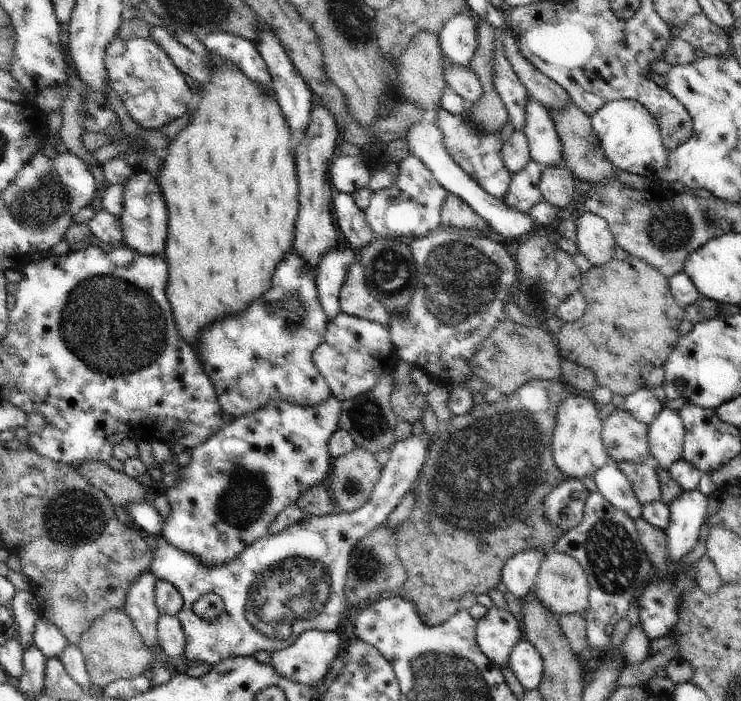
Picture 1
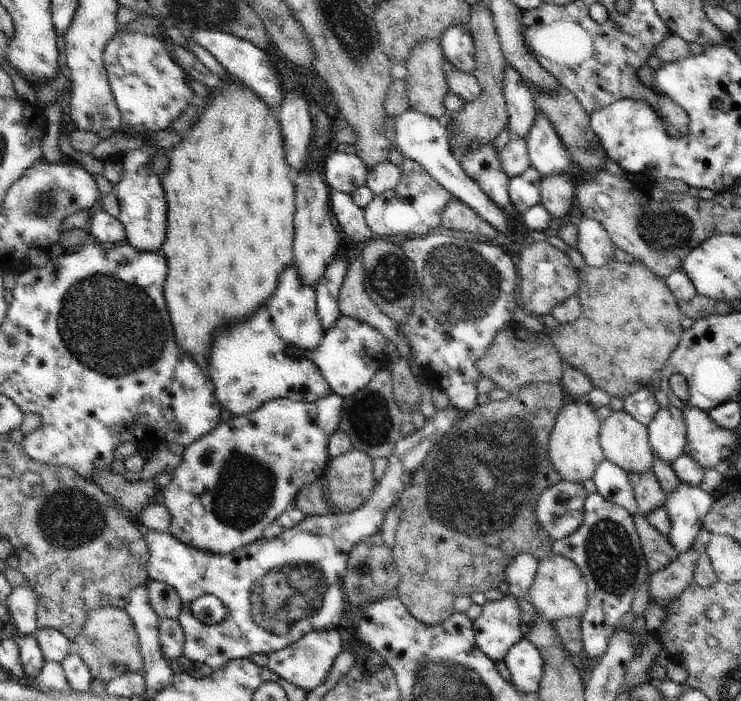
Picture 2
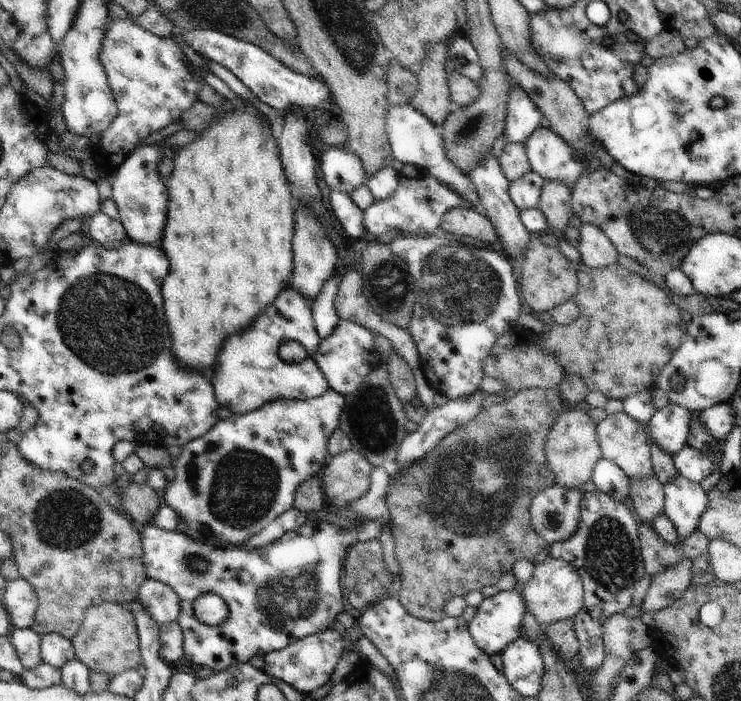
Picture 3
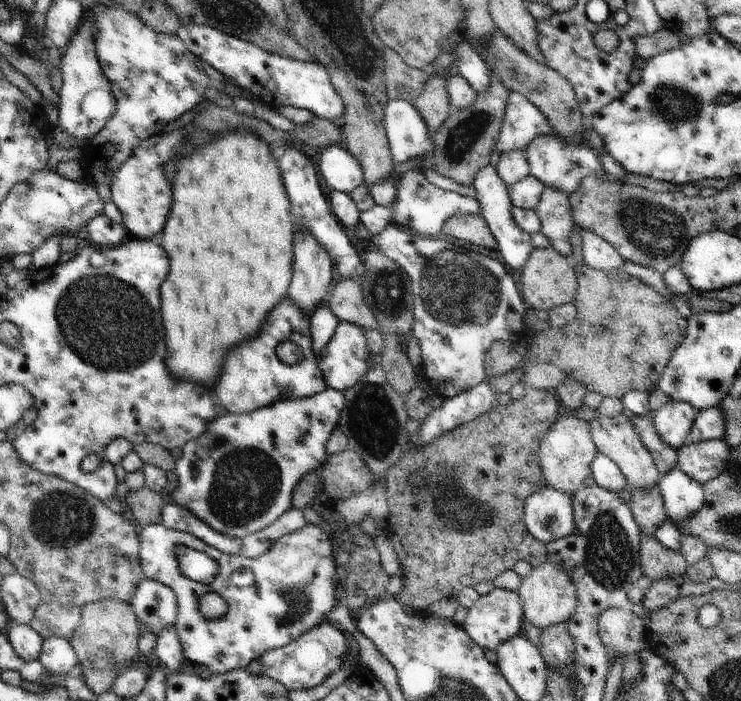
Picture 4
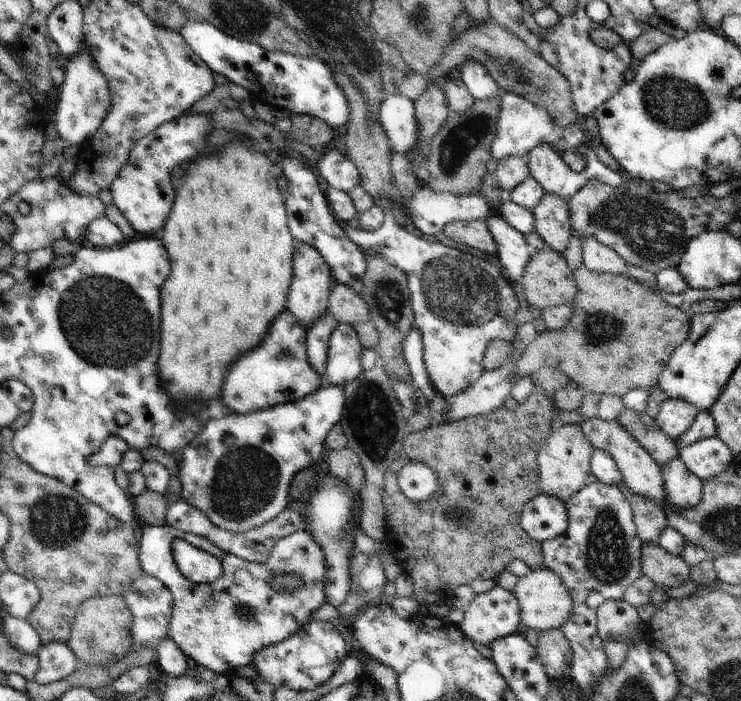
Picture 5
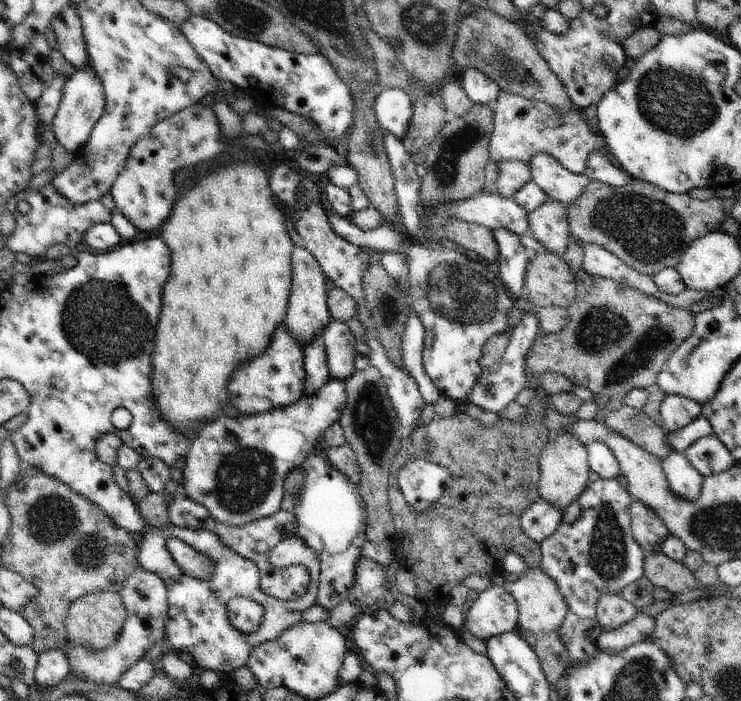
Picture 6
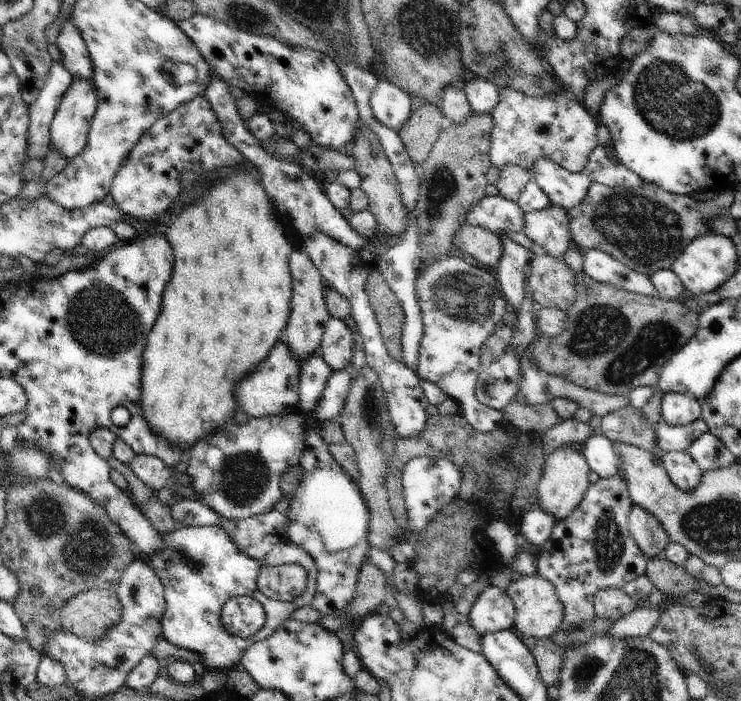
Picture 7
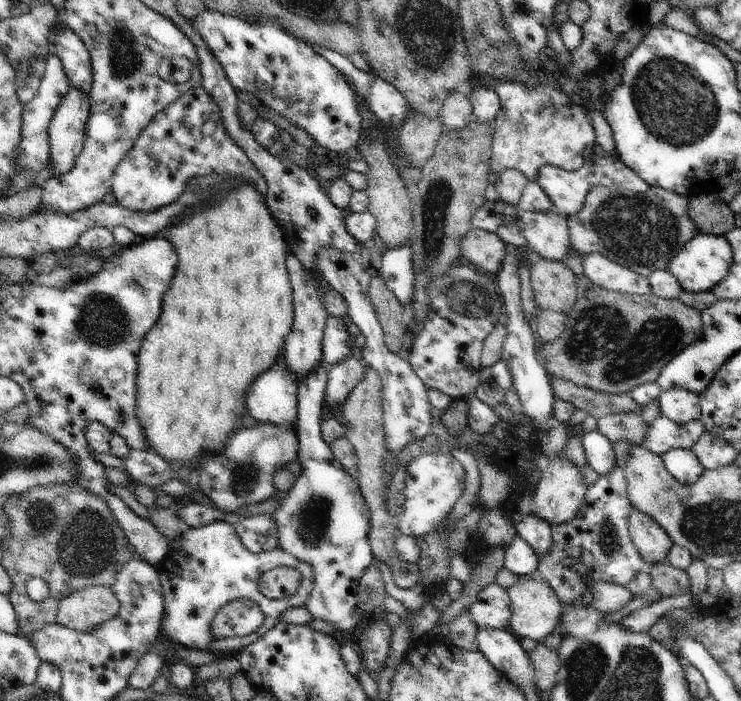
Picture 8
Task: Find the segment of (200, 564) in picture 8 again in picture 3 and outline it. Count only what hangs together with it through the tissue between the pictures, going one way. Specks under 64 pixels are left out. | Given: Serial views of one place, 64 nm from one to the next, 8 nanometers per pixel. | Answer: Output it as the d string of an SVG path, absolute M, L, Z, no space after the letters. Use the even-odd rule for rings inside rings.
M307 519L304 526L285 532L278 540L267 545L242 545L228 550L215 549L176 531L146 525L141 536L146 574L148 579L170 585L180 597L181 609L176 621L183 632L185 657L217 673L230 668L230 665L247 663L253 656L264 656L286 648L286 645L305 636L332 628L338 614L348 607L342 592L342 576L349 548L357 542L379 538L383 527L376 520L359 521L350 523L349 527L336 528L326 520ZM193 559L202 559L207 567L198 572ZM208 597L220 599L228 605L229 615L222 624L207 625L196 618L193 602Z

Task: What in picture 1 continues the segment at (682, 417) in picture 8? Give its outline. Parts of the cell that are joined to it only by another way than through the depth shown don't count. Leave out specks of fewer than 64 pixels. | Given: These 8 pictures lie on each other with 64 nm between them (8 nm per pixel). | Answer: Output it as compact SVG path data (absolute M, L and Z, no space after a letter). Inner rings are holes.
M663 408L662 412L656 416L656 420L649 425L648 444L651 462L657 466L662 466L669 470L683 454L683 444L686 432L679 412L674 412L670 408Z

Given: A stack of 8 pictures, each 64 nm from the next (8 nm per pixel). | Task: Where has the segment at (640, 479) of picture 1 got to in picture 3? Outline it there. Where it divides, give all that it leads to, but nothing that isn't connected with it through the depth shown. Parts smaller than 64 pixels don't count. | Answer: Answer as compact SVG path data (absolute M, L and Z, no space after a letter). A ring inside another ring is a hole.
M652 476L652 478L642 478L642 480L631 479L630 497L636 516L652 526L652 522L664 514L664 490L662 484Z

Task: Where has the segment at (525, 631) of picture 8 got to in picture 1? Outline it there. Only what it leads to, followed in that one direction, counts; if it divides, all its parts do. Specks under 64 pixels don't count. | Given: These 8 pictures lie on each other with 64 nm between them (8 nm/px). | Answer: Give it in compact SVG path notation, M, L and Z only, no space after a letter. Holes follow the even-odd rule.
M551 550L542 560L536 583L533 585L534 596L554 614L554 618L570 614L584 614L589 609L589 582L582 566L568 554Z

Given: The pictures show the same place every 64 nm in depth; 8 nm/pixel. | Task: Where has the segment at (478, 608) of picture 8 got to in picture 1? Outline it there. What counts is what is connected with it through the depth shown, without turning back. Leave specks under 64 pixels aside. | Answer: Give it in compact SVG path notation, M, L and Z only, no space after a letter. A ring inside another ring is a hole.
M497 606L490 608L486 616L477 621L476 644L490 662L494 662L498 667L506 667L514 646L524 638L521 622L514 618L510 610L498 608Z

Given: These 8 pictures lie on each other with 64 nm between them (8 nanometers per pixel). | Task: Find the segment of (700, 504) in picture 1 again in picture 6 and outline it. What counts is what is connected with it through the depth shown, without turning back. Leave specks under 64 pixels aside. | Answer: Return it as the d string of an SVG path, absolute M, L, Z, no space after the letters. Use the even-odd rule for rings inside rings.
M674 452L662 461L662 464L671 492L689 502L698 500L703 477L689 464L683 454Z

